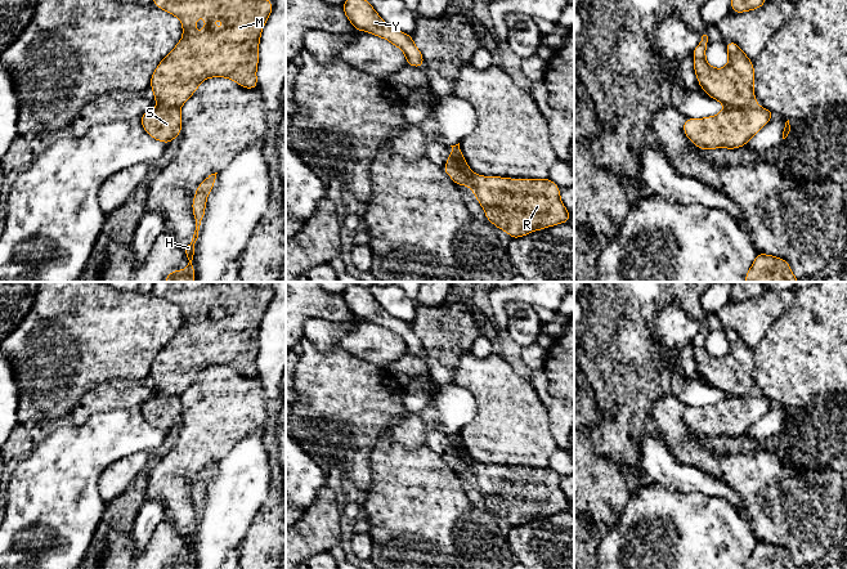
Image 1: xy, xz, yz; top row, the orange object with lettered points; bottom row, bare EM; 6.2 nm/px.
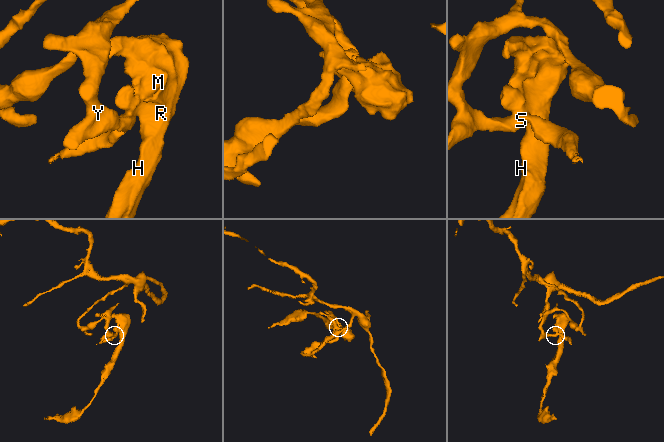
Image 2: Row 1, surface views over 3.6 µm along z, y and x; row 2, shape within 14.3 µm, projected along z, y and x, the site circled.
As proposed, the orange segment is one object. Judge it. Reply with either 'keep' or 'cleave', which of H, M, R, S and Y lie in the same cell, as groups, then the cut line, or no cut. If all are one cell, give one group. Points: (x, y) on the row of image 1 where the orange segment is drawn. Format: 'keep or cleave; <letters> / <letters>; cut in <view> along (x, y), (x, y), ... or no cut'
cleave; H M R / S Y; cut in xz along (449, 156), (451, 161), (464, 165), (465, 184)

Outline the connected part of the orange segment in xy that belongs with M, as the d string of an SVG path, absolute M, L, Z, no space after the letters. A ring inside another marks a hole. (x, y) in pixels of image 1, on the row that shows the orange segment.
M153 0L153 4L178 17L184 32L151 77L158 106L180 108L209 77L228 77L242 88L257 88L257 49L263 27L273 10L270 0ZM197 17L206 18L206 26L200 35L194 33ZM215 18L224 19L221 30L214 28Z

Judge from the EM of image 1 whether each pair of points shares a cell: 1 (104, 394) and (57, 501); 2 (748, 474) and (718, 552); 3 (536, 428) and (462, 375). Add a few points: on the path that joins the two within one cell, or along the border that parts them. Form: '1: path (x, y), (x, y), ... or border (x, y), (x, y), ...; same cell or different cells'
1: border (126, 406), (95, 412), (84, 420), (72, 421); different cells
2: border (742, 514), (757, 540); different cells
3: path (518, 413), (480, 377); same cell

